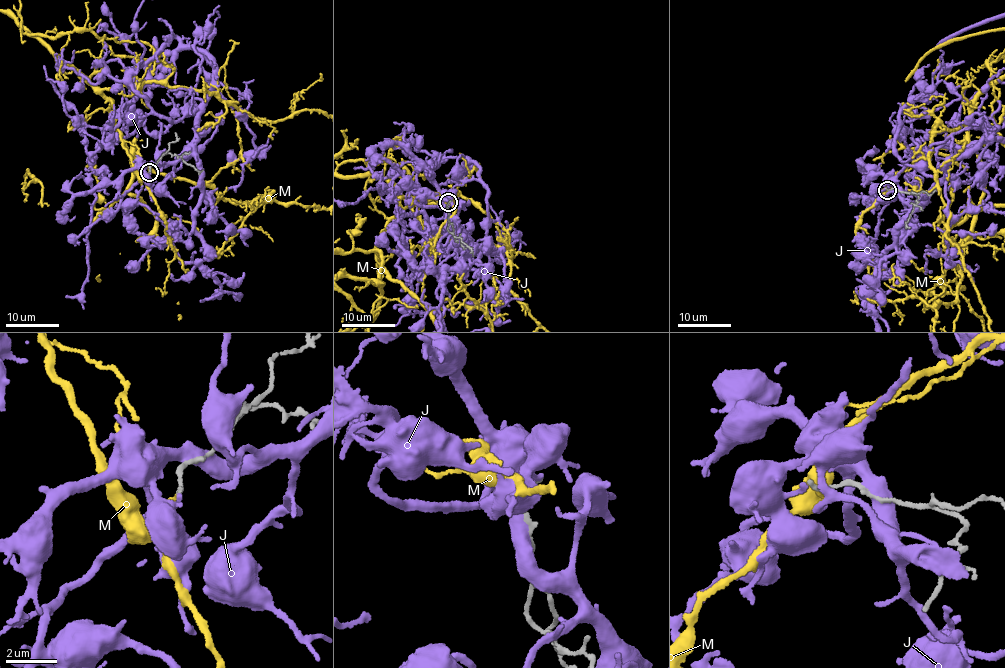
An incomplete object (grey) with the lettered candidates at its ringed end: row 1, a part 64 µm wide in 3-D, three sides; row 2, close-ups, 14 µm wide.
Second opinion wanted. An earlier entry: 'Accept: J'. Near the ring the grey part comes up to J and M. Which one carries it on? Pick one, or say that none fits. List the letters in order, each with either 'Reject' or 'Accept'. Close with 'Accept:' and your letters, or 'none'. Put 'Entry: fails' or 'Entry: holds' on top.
Entry: fails
J: Reject
M: Accept
Accept: M

